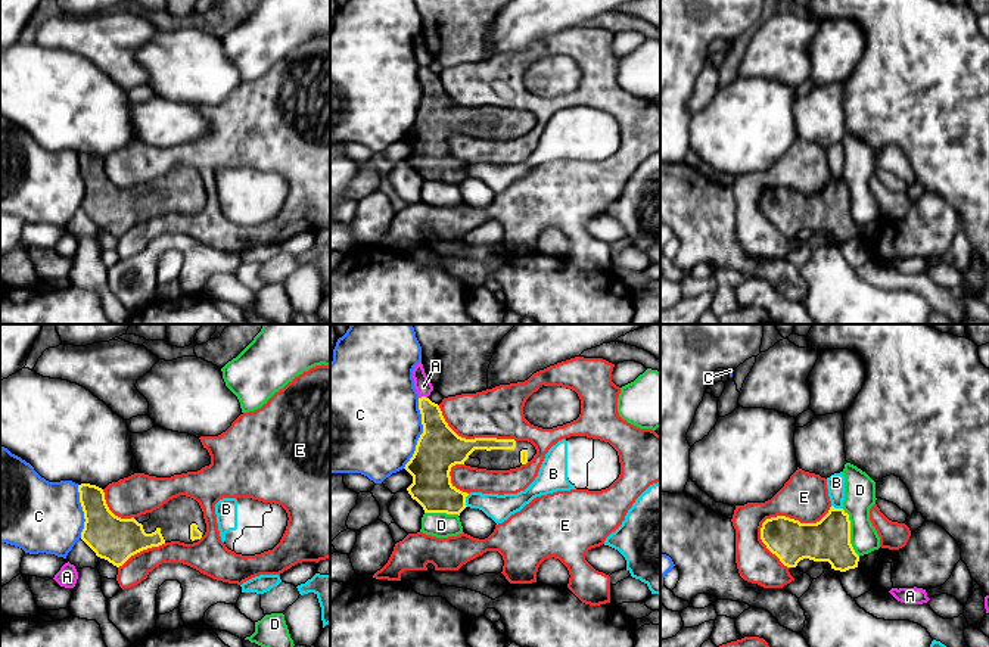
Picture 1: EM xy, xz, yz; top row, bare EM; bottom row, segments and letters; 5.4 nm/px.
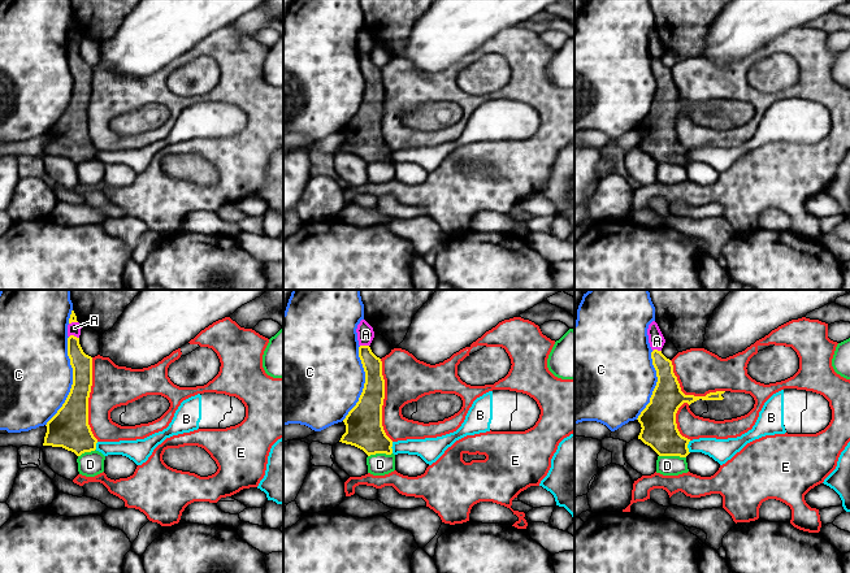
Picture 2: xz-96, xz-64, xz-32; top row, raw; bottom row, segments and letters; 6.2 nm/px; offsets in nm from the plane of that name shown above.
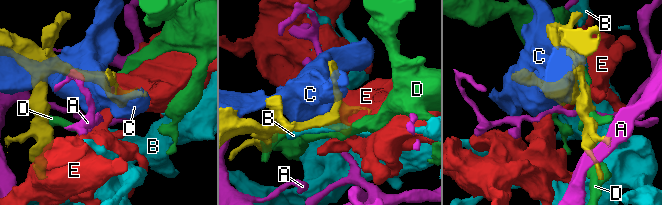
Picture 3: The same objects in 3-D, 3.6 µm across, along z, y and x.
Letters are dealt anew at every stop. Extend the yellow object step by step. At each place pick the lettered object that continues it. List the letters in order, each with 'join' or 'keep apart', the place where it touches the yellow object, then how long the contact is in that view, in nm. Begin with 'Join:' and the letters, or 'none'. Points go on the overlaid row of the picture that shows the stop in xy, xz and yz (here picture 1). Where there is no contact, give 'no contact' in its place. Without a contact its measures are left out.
Join: none
A: keep apart; contact xz (422, 397); length 50 nm
B: keep apart; contact xz (465, 500); length 70 nm
C: keep apart; contact xz (422, 434); length 400 nm
D: keep apart; contact yz (849, 532); length 280 nm
E: keep apart; contact yz (790, 519); length 440 nm

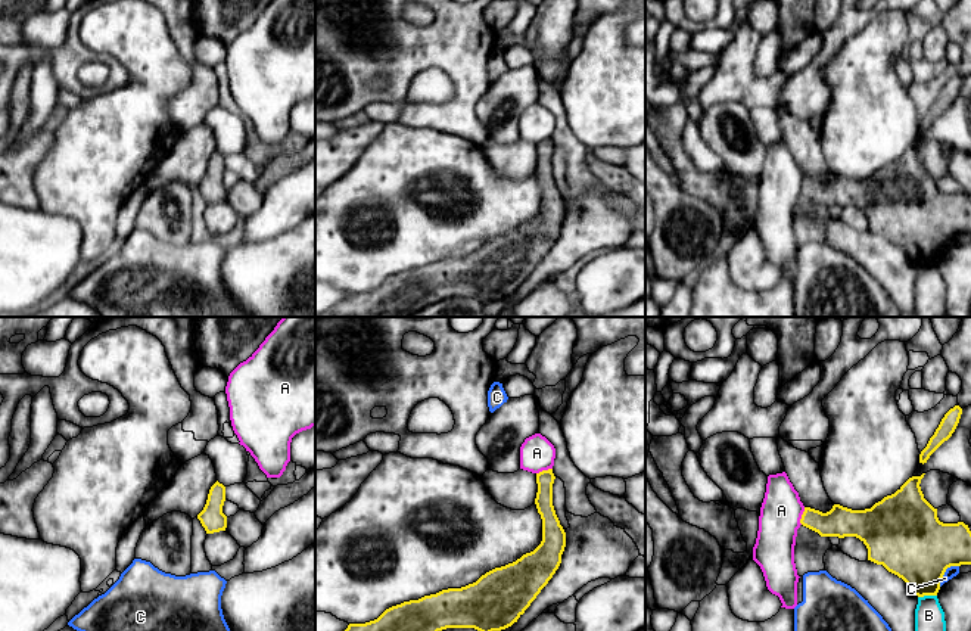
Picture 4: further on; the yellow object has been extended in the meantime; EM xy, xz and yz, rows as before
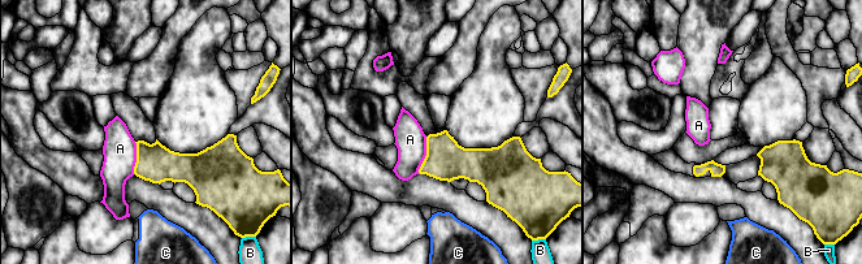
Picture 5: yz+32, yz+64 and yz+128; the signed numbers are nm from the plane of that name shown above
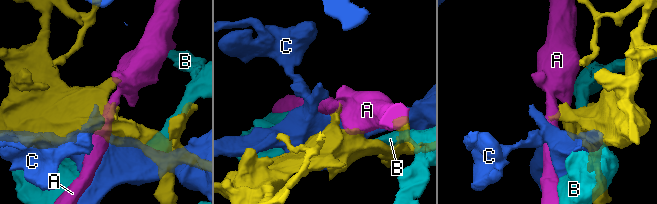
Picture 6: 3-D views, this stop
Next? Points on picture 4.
Join: none
A: keep apart; contact yz (802, 516); length 100 nm
B: keep apart; contact yz (927, 594); length 110 nm
C: keep apart; contact yz (945, 571); length 160 nm

